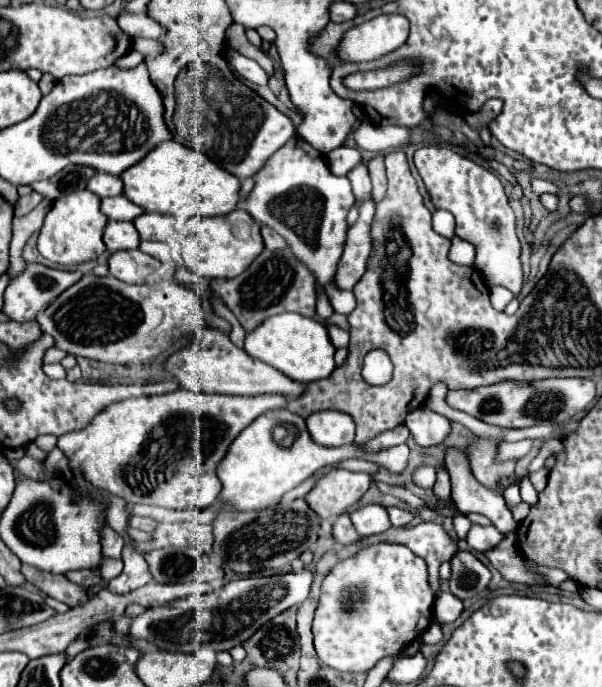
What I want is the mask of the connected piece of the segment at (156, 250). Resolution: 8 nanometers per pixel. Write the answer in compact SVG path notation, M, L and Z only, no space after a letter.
M140 242L140 250L158 258L160 262L170 262L172 260L168 246L162 244L162 242Z

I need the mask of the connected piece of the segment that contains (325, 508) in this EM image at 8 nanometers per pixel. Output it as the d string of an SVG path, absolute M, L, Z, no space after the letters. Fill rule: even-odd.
M334 468L306 494L310 508L320 514L320 518L336 518L354 506L362 494L368 490L372 476L368 472L350 472Z

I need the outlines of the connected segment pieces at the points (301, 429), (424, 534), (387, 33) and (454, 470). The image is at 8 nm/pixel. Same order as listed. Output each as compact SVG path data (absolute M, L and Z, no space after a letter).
M286 408L270 410L242 430L242 434L232 442L226 458L218 464L218 478L222 482L220 500L230 502L236 510L260 510L276 506L276 502L288 490L302 484L318 468L332 466L348 458L368 460L392 474L402 474L408 464L408 446L400 444L380 452L366 452L358 444L344 444L338 448L320 446L310 438L304 418L292 414Z
M432 522L418 524L416 528L390 528L384 534L364 538L360 544L370 546L370 544L376 544L376 542L404 544L414 554L424 558L426 566L428 566L430 586L432 586L434 594L440 592L440 588L438 588L440 586L438 584L438 568L440 568L440 564L450 560L458 552L458 546L450 540L450 536L444 532L444 528L438 526L438 524L432 524Z
M384 14L348 30L336 54L338 58L382 58L400 48L406 38L408 20L400 14Z
M448 450L446 456L446 468L452 478L452 500L456 508L462 514L482 514L492 520L492 524L498 528L498 532L508 534L516 528L516 522L506 508L506 502L500 492L492 492L480 482L472 480L472 472L468 468L468 462L464 454L458 450Z

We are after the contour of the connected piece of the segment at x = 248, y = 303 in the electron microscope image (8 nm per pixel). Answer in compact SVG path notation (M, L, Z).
M290 248L274 252L264 250L244 274L236 278L212 280L210 288L230 308L246 332L280 312L296 312L308 318L316 312L316 278L302 262L296 262Z

